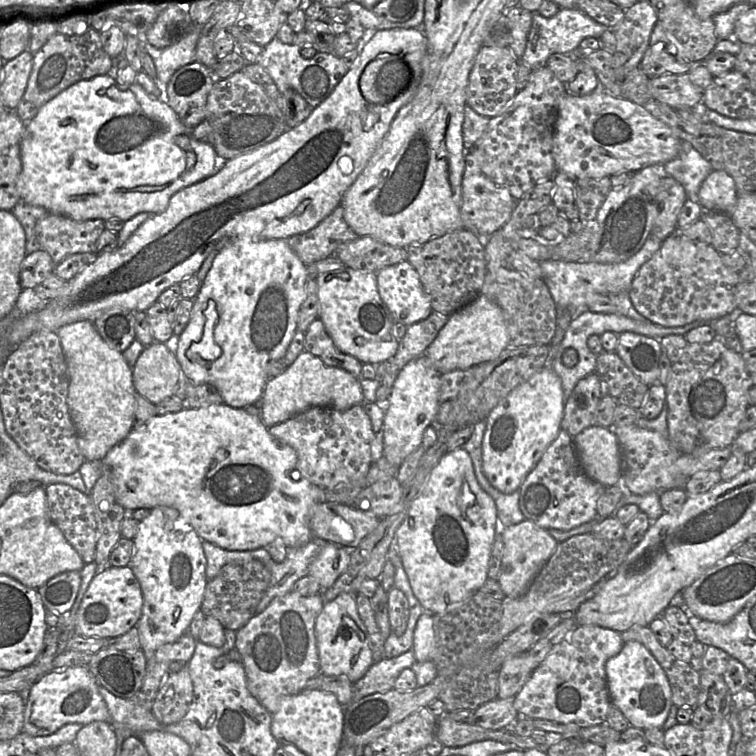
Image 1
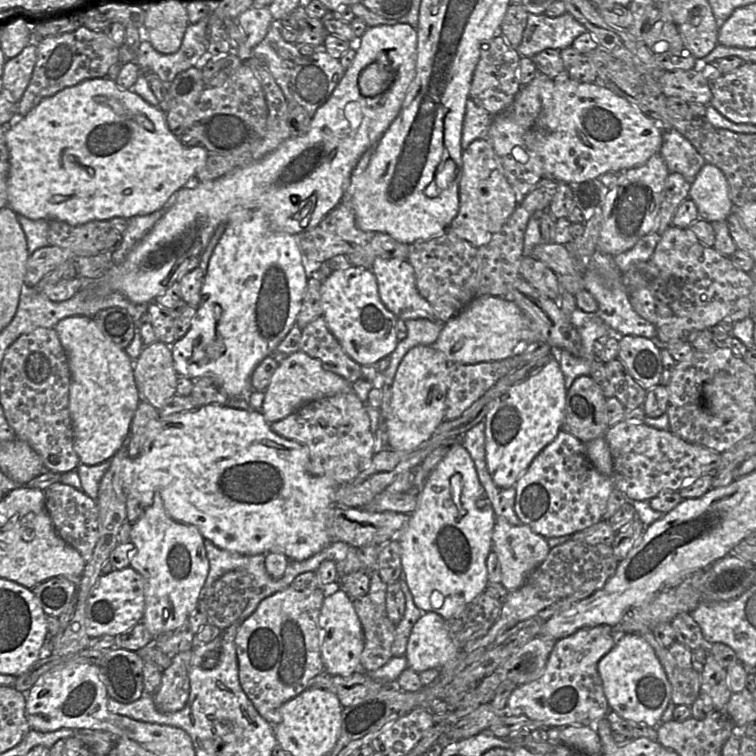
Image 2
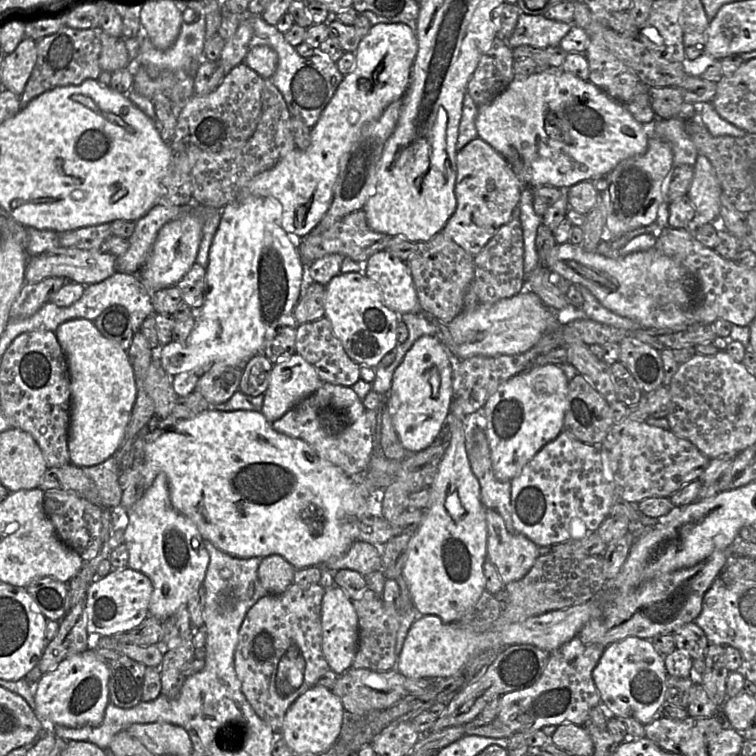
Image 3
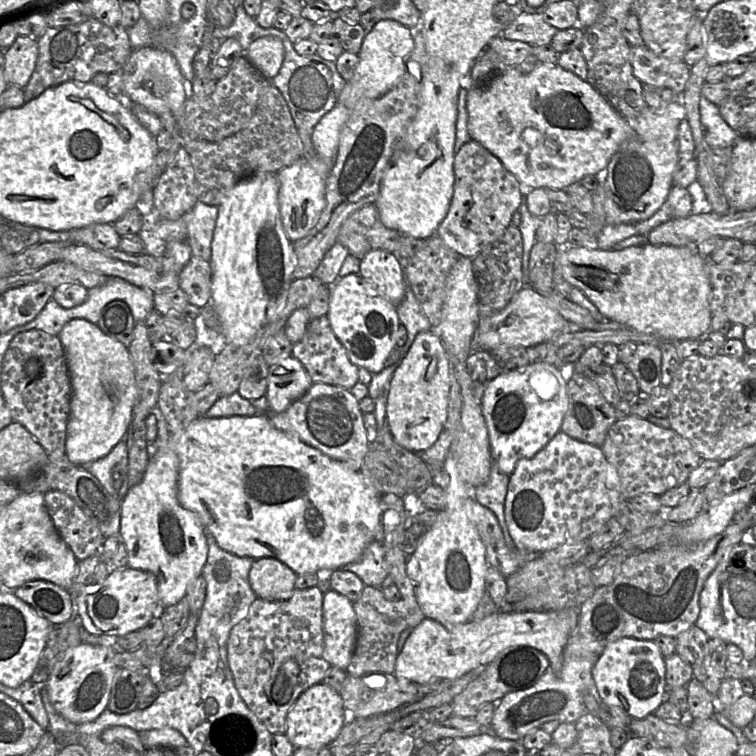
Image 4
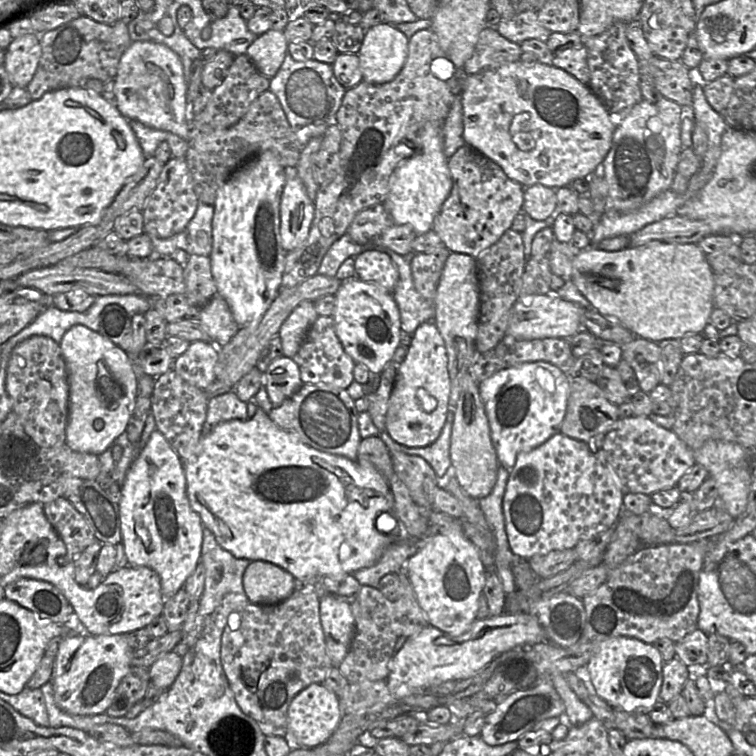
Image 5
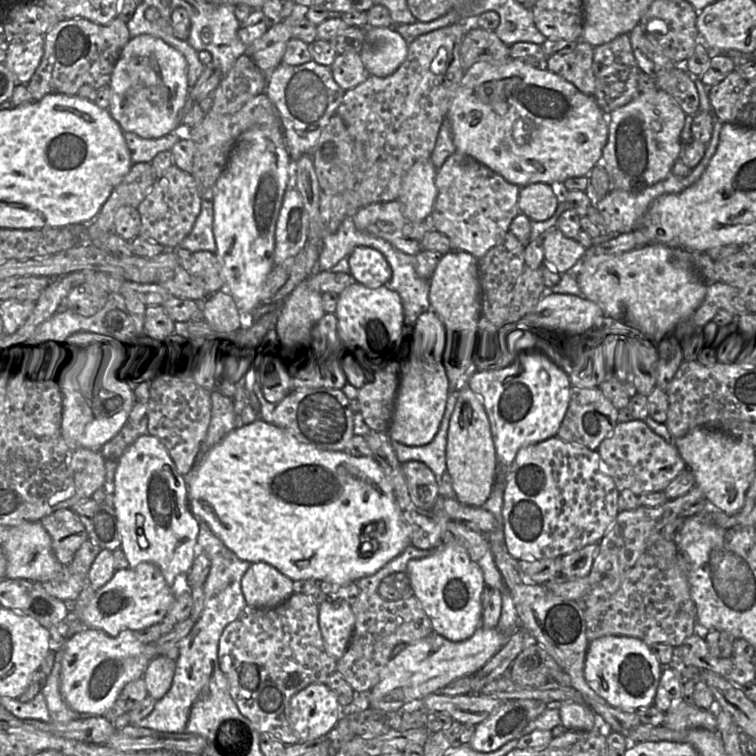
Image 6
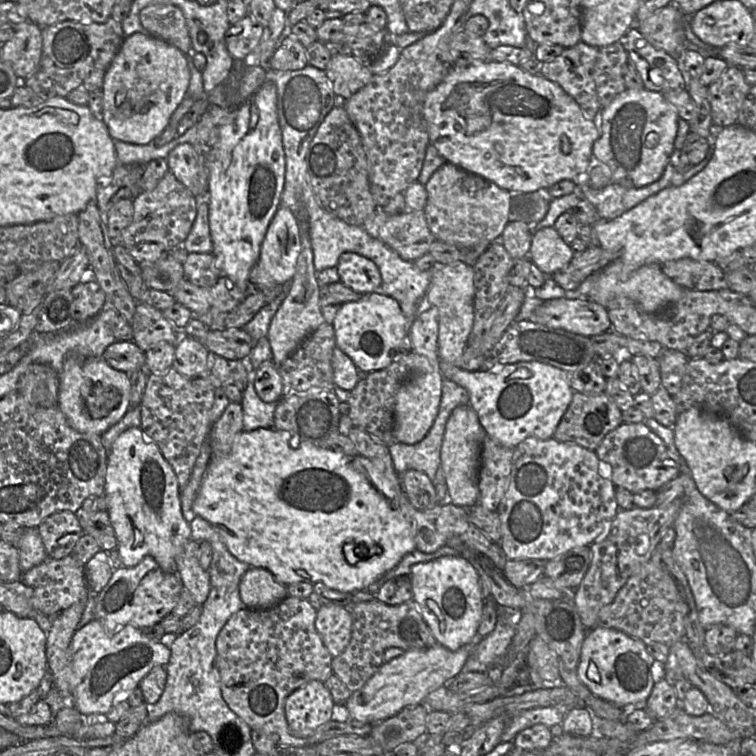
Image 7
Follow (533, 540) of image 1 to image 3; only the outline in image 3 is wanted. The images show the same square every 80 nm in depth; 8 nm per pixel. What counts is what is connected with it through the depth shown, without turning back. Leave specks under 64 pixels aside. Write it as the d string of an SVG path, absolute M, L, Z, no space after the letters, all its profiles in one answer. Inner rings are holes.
M486 509L487 522L487 559L494 564L504 585L523 578L541 554L541 548L520 533L507 531L501 515Z

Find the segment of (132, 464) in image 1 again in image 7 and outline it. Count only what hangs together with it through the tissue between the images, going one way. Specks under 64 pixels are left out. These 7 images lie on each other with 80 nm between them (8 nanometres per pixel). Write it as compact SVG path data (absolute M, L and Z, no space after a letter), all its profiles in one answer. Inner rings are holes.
M261 427L252 431L242 430L236 435L232 448L227 455L211 459L193 509L196 515L207 520L219 533L221 540L232 555L251 567L262 567L269 570L274 578L284 585L302 581L313 584L323 582L328 587L341 592L360 591L377 581L386 572L393 569L406 554L416 549L413 520L403 514L399 495L393 488L393 484L370 458L360 454L349 455L341 451L319 447L309 441L294 440L290 432L279 430L275 427ZM352 541L371 542L376 547L380 547L382 552L370 555L370 551L368 551L368 556L352 564L347 561L343 552L343 545Z

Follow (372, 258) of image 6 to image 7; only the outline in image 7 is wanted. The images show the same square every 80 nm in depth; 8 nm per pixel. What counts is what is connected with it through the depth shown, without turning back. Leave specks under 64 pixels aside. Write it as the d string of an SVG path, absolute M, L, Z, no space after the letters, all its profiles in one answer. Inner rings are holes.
M346 251L336 265L339 281L358 293L378 290L382 276L377 265L358 253Z

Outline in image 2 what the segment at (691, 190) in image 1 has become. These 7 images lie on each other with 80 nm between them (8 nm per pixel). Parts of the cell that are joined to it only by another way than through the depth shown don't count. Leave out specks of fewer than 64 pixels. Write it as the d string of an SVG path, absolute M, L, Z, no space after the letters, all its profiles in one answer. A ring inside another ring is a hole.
M674 129L663 130L660 153L669 172L680 173L691 184L706 163L691 142Z

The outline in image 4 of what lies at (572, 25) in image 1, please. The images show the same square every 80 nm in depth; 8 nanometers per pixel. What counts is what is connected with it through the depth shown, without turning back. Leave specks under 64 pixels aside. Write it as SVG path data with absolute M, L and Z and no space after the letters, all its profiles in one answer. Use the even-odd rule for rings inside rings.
M523 12L506 29L501 36L507 40L521 41L531 45L548 45L559 30L547 22L542 14Z

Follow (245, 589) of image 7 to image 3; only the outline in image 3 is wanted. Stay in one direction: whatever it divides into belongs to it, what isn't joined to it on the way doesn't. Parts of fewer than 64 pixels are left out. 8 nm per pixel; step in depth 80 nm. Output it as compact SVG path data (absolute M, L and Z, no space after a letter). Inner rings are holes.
M279 555L261 559L258 579L268 595L280 595L293 583L296 569Z

